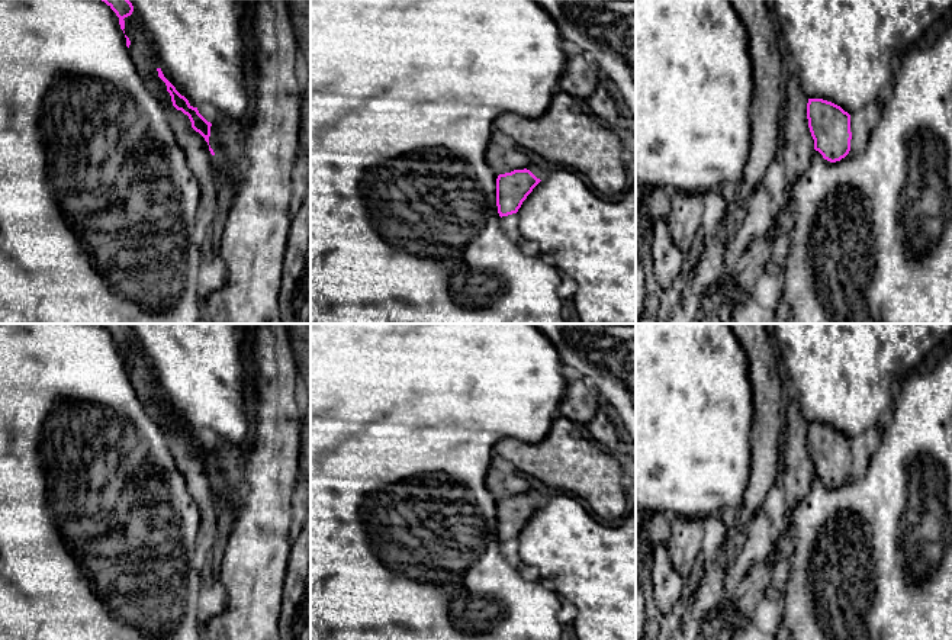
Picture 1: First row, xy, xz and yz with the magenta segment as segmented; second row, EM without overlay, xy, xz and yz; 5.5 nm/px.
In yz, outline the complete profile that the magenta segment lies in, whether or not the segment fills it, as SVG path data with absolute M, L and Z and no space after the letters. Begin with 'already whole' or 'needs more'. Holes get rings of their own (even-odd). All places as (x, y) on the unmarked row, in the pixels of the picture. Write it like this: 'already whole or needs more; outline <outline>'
already whole; outline M808 424L807 444L814 475L830 488L840 486L850 476L850 440L840 431L823 425Z

